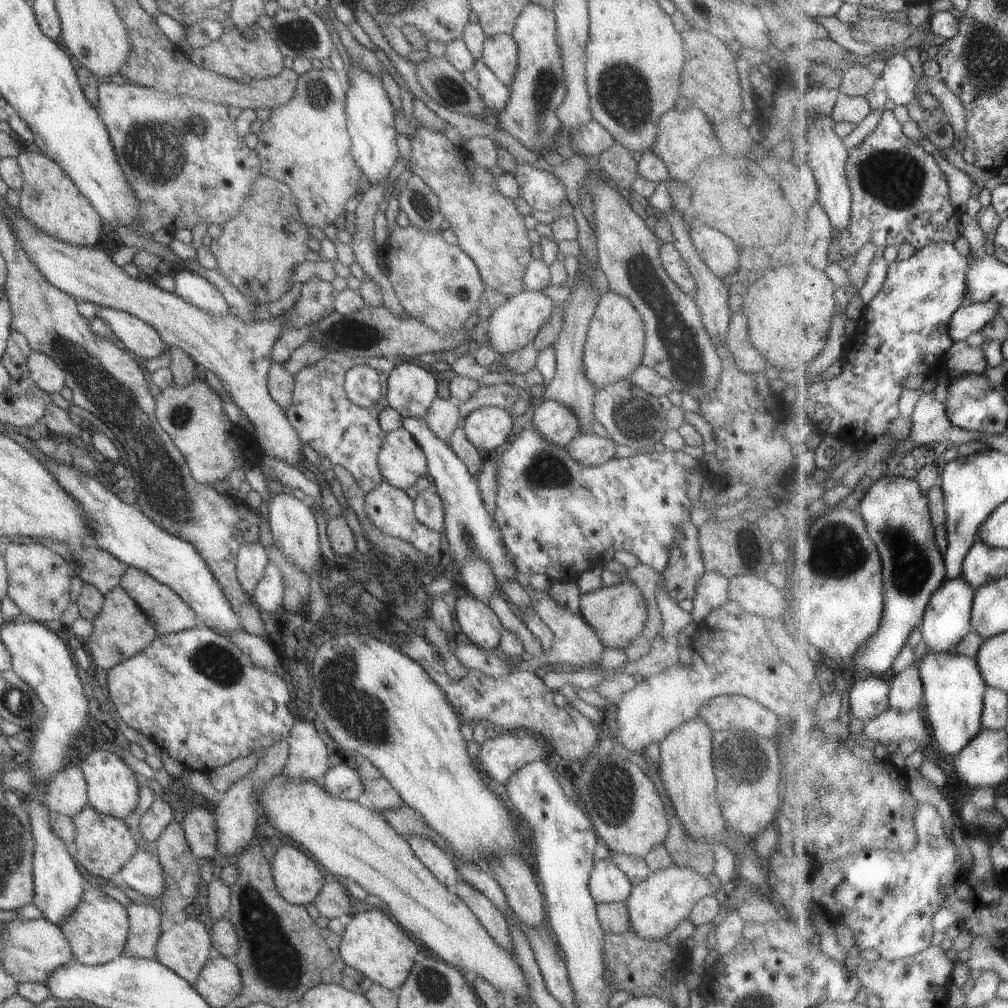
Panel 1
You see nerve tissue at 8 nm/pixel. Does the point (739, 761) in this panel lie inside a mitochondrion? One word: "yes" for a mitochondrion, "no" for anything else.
yes

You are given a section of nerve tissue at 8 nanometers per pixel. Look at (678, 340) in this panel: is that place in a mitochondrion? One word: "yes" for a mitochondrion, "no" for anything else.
yes

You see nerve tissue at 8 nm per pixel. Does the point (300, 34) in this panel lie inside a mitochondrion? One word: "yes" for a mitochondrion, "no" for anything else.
yes

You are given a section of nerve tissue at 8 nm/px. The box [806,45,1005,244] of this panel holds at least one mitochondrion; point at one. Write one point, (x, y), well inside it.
(892, 177)

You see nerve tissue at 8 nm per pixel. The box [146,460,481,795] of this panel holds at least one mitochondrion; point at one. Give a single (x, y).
(358, 712)

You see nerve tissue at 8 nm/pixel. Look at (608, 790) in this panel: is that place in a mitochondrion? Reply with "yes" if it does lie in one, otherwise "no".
yes

